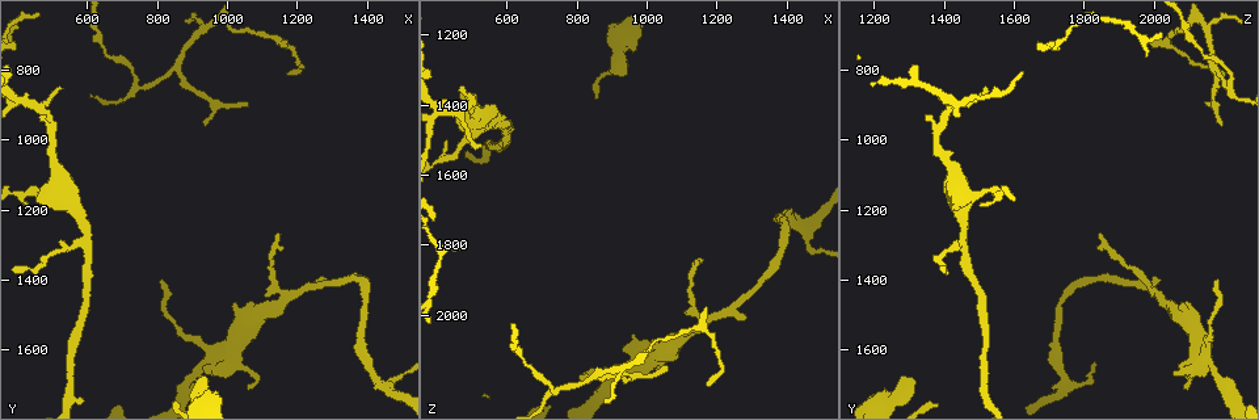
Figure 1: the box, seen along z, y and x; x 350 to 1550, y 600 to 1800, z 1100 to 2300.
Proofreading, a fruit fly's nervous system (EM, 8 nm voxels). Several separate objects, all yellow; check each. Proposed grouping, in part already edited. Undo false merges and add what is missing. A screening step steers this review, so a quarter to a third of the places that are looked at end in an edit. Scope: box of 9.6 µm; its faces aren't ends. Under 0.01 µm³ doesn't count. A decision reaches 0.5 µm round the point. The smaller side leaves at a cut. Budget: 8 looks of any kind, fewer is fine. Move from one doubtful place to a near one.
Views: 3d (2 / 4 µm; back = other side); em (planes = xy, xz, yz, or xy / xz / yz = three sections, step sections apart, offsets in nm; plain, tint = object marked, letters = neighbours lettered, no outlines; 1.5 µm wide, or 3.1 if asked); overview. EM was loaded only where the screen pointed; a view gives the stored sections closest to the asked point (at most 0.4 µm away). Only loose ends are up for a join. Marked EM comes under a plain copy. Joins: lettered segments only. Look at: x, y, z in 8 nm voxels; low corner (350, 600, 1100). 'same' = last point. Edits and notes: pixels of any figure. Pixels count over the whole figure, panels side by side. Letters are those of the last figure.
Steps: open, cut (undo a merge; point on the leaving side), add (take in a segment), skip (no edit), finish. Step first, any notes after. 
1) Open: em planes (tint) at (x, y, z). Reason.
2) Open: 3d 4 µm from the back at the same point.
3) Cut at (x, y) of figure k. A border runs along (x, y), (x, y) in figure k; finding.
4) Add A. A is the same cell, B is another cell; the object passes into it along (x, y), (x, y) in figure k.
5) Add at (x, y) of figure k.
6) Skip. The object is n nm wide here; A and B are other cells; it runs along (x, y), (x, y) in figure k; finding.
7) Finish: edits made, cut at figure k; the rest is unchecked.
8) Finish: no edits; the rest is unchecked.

Open: em planes (letters) at (1140, 1270, 1830). Tapers out.

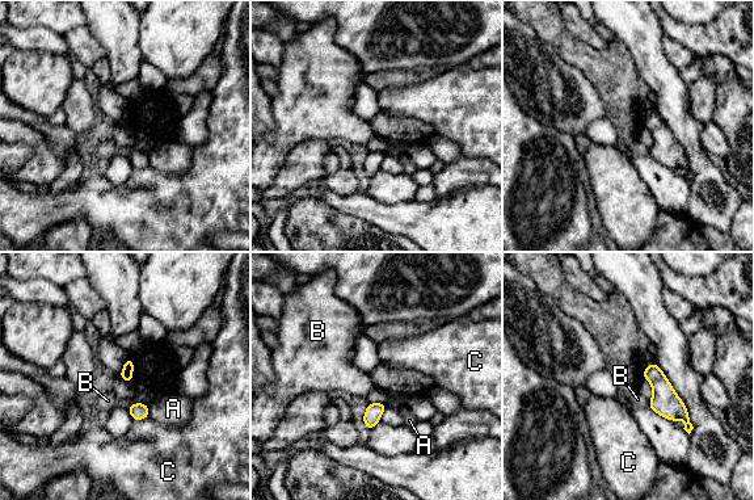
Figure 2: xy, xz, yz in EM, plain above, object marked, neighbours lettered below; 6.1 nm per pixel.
Skip. A, B and C are other cells; a border runs along (147, 404), (131, 403), (126, 408) in figure 2; none of them fits.

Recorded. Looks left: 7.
Open: em xz step 4 (tint) at (930, 950, 2190).

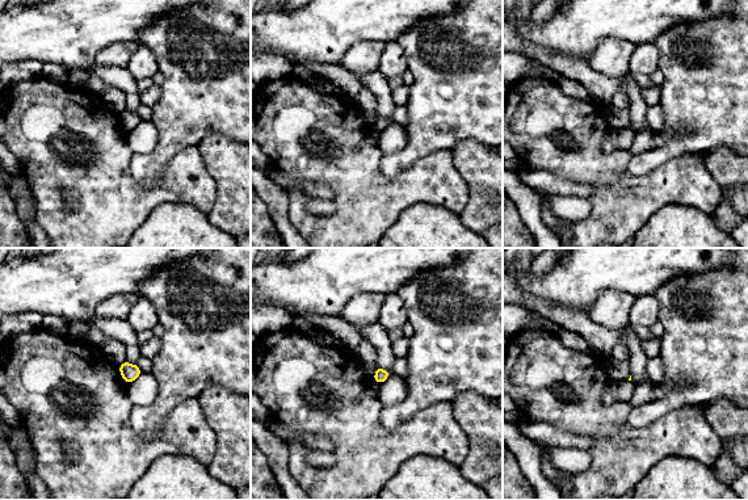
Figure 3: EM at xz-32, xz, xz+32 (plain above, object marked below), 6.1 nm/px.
Open: em planes (letters) at the same point. Cut it another way.

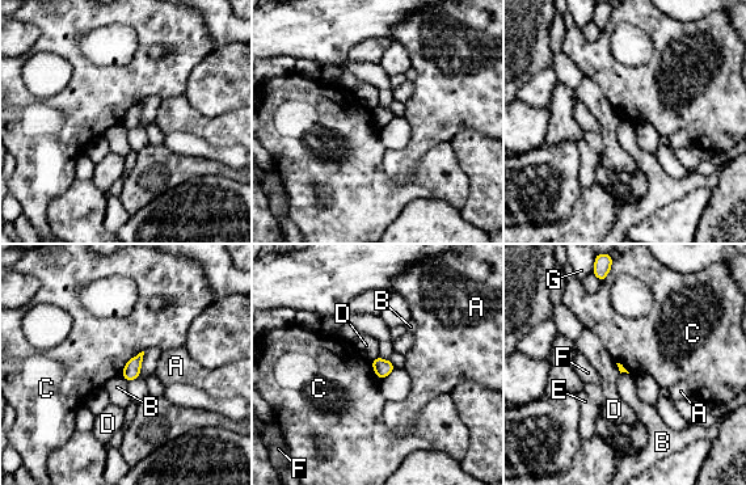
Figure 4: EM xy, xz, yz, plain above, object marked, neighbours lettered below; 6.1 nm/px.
Skip. A, B, C, D, E, F and G are other cells; no lettered segment goes on from it.

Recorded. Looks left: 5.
Open: em planes (tint) at (1070, 1720, 2100). Tapers out.

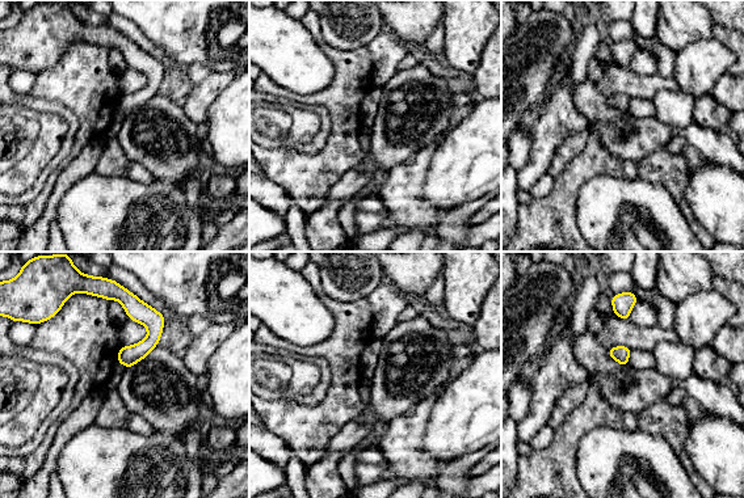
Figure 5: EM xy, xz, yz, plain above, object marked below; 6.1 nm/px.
Open: em planes (letters) at the same point. What lies round it.

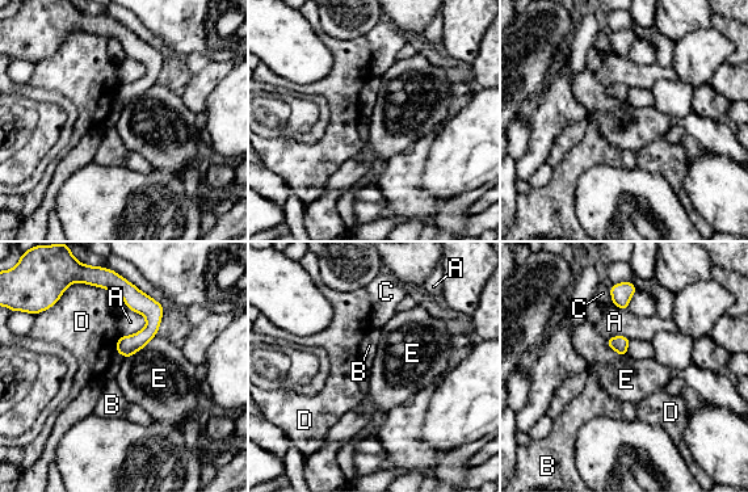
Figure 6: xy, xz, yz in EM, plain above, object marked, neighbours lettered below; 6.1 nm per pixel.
Skip. A, B, C, D and E are other cells; it runs along (133, 289), (151, 328), (126, 353) in figure 6; no lettered segment goes on from it.

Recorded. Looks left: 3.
Finish: no edits; the rest is unchecked.

